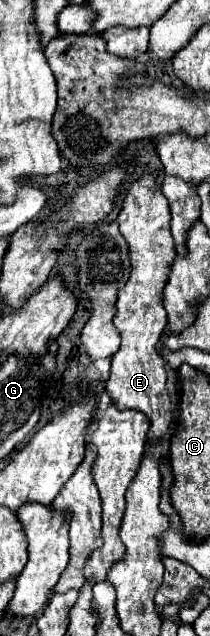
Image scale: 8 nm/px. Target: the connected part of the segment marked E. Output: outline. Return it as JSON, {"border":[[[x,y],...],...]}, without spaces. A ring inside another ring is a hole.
{"border":[[[143,175],[129,185],[117,223],[129,245],[133,269],[127,283],[119,291],[115,327],[121,333],[121,347],[113,355],[111,375],[105,383],[105,389],[119,409],[137,409],[151,419],[149,437],[165,435],[175,411],[173,397],[167,391],[169,371],[165,361],[157,355],[157,341],[167,325],[167,311],[163,303],[165,269],[169,269],[169,261],[173,261],[175,253],[169,221],[169,203],[151,175]]]}

